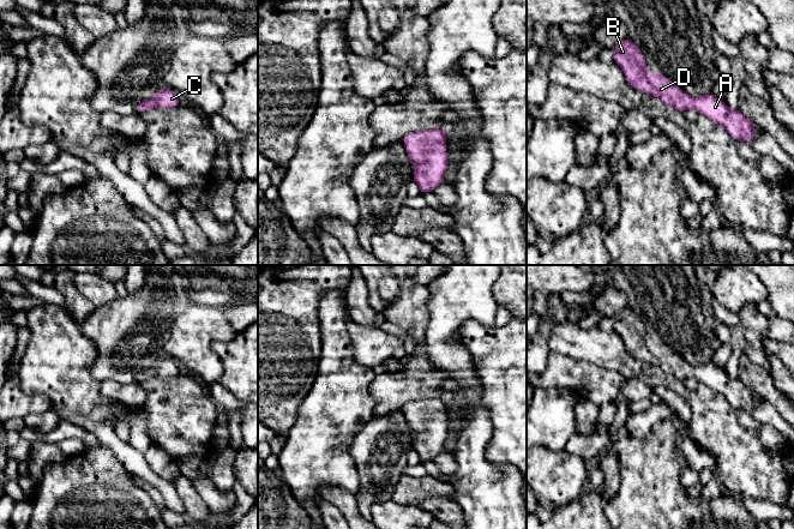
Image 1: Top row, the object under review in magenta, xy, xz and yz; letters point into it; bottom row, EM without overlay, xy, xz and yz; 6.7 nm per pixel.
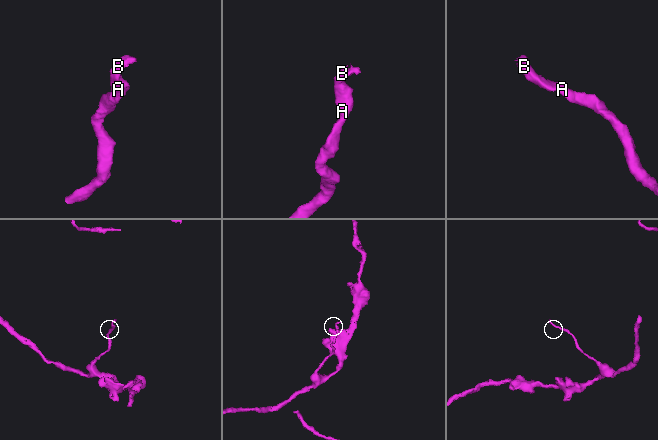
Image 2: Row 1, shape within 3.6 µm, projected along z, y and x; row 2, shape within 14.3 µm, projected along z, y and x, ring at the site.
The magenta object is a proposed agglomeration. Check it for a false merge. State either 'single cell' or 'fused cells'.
single cell

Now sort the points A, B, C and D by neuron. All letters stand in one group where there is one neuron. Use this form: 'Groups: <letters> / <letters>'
Groups: A B C D

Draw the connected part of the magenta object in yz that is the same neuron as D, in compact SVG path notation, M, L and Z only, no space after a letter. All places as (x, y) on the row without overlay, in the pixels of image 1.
M630 306L614 315L614 330L632 356L660 367L667 375L681 381L693 377L724 397L736 410L751 411L756 407L754 391L739 378L730 378L714 362L691 366L663 342L649 342L643 321Z

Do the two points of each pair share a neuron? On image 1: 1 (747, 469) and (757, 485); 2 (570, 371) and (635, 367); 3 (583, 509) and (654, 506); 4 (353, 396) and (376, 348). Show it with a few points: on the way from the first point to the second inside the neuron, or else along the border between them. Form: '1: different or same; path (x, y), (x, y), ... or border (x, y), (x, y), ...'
1: same; path (751, 473), (757, 481)
2: different; border (577, 359), (615, 370), (625, 378)
3: different; border (607, 500), (605, 516)
4: different; border (352, 341), (354, 359), (372, 368)

